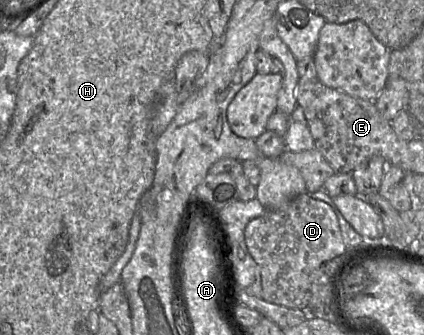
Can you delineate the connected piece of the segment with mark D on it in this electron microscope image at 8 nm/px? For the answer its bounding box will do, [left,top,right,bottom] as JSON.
[244,193,347,310]

